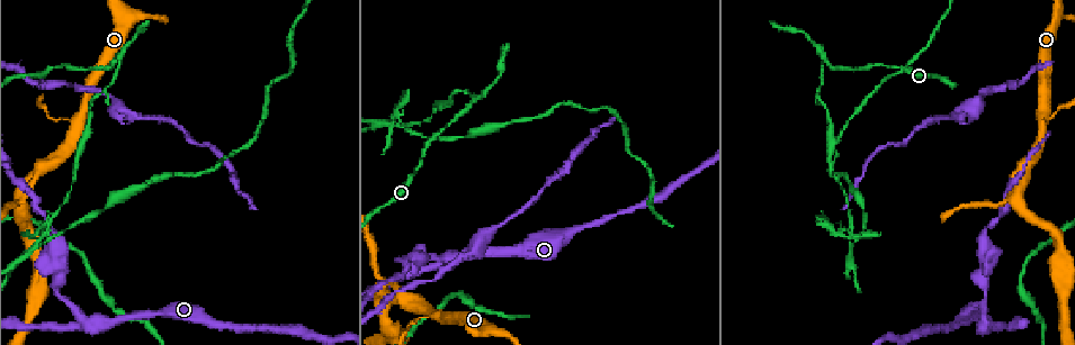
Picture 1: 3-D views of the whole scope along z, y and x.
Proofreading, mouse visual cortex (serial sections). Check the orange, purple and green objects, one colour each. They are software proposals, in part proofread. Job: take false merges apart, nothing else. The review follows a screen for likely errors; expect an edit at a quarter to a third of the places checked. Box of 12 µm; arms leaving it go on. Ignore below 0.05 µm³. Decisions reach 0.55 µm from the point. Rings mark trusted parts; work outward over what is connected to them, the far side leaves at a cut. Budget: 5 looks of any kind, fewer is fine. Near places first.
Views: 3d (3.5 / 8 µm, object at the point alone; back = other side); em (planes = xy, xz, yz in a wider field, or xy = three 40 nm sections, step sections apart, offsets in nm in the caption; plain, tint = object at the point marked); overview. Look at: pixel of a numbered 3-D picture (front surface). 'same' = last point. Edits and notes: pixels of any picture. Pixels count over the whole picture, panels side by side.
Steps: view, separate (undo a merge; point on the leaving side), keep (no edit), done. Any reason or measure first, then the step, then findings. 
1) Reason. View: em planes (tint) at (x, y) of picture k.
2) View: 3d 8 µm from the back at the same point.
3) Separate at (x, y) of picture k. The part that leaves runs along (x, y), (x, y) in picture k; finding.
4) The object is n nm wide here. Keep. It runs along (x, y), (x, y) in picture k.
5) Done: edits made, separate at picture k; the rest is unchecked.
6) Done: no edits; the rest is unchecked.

View: 3d 8 µm at (986, 319) of picture 1.

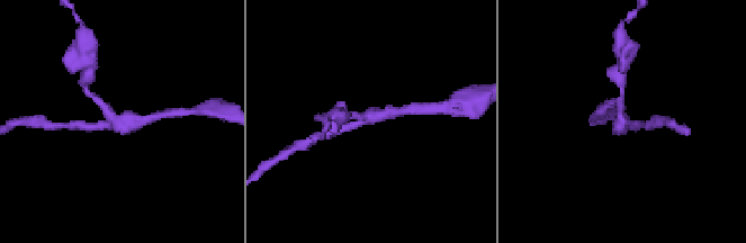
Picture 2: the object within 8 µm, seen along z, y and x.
View: em planes (tint) at (119, 119) of picture 2.

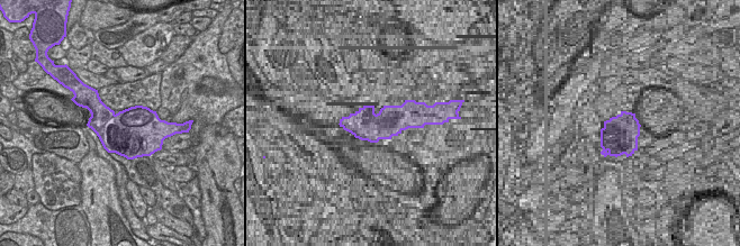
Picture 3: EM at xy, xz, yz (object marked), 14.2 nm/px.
Separate at (353, 115) of picture 2. A second cell is stuck on.

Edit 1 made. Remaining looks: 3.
Redraw. View: overview.

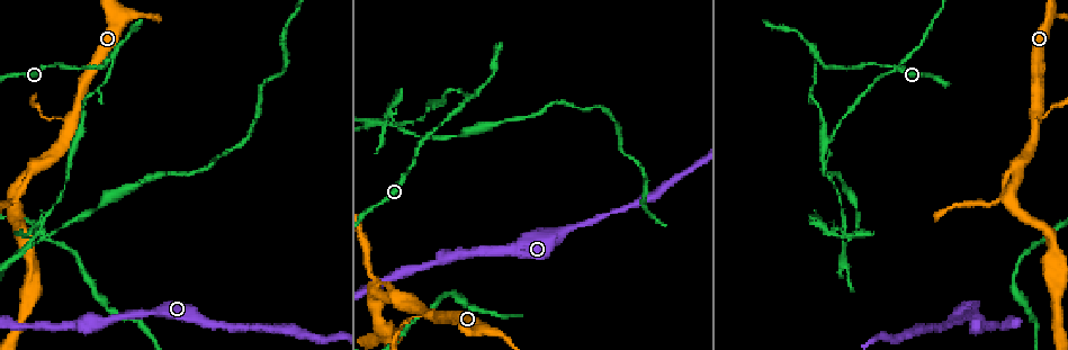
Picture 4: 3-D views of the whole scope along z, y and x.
View: 3d 3.5 µm from the back at (431, 316) of picture 4.

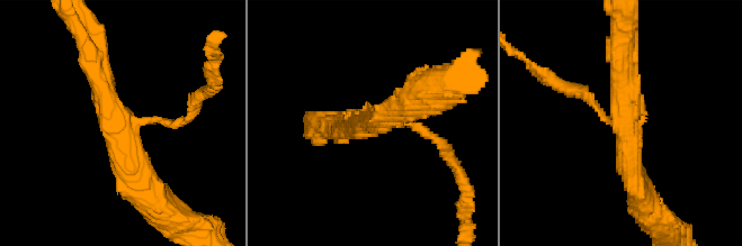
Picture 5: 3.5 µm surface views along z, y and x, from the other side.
View: em xy step 5 (tint) at (627, 125) of picture 5.

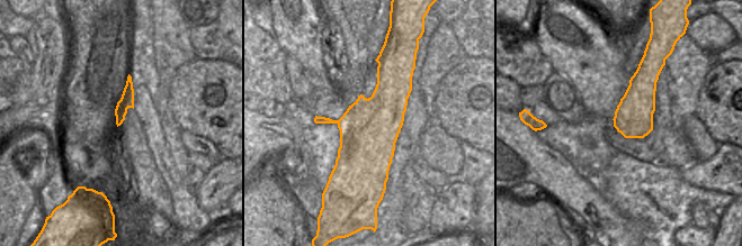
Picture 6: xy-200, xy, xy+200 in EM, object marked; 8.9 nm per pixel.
The object is 500 nm wide here. Separate at (178, 122) of picture 5. The part that leaves runs along (143, 124), (181, 124), (213, 89) in picture 5; two cells meet here.

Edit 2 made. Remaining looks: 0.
Done: edits made, separate at picture 2, separate at picture 5; the rest is unchecked.

